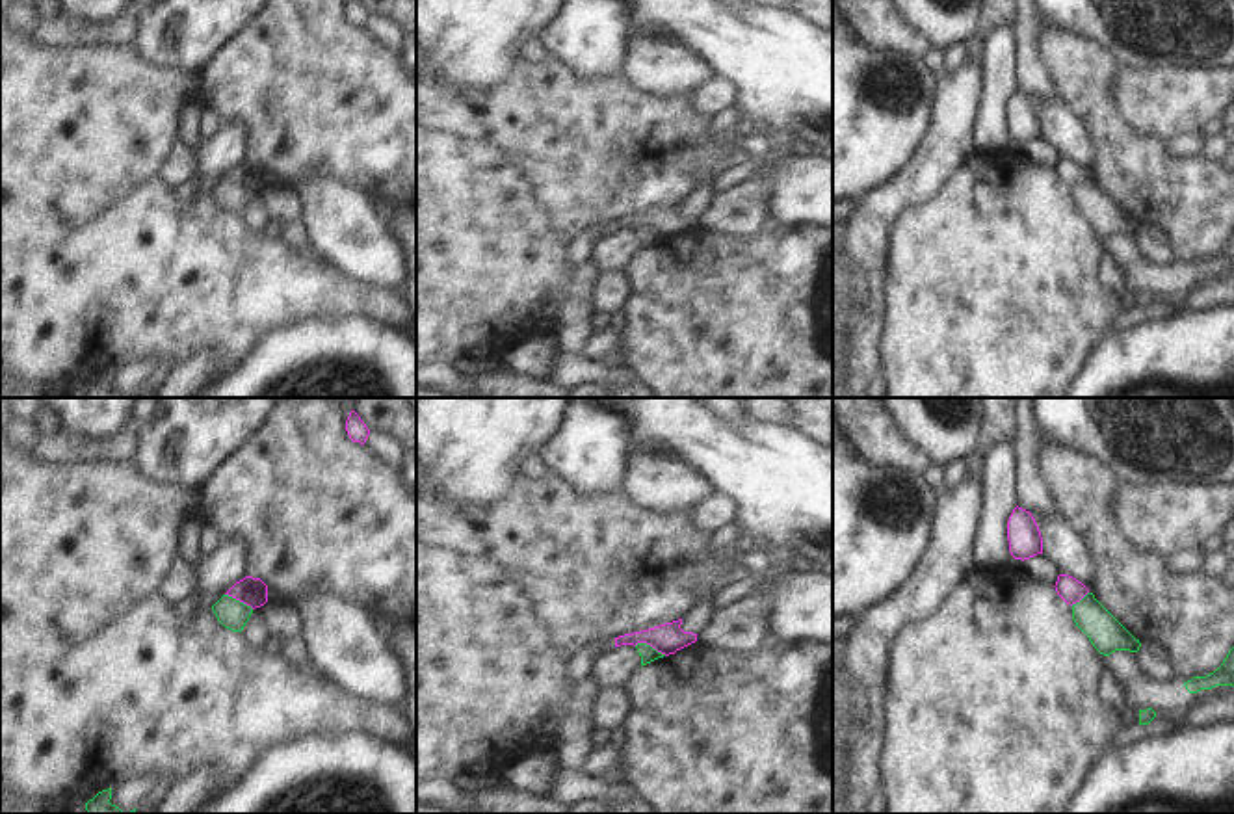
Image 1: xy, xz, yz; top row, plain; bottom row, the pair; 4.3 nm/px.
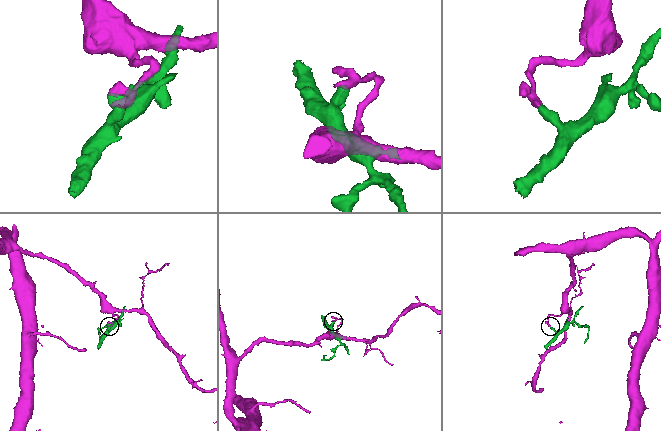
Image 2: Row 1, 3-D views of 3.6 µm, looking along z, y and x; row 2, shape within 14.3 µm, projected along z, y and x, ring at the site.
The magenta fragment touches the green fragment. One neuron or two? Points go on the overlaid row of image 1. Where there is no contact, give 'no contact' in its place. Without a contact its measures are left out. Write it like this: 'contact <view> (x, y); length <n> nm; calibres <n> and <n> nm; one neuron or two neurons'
contact xz (651, 645); length 150 nm; calibres 130 and 70 nm; two neurons

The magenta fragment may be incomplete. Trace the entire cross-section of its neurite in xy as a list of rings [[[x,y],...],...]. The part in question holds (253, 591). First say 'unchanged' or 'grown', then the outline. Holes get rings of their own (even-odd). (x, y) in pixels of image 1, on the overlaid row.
unchanged | [[[245,576],[236,582],[225,595],[255,608],[268,602],[268,585],[260,578]]]

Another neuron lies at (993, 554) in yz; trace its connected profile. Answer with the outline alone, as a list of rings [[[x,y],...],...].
[[[1017,435],[987,446],[983,459],[985,507],[976,535],[976,567],[989,572],[1009,571],[1007,520],[1017,507]]]

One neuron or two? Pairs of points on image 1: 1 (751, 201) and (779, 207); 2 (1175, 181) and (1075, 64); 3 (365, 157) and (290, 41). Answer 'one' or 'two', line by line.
1: two
2: one
3: one

